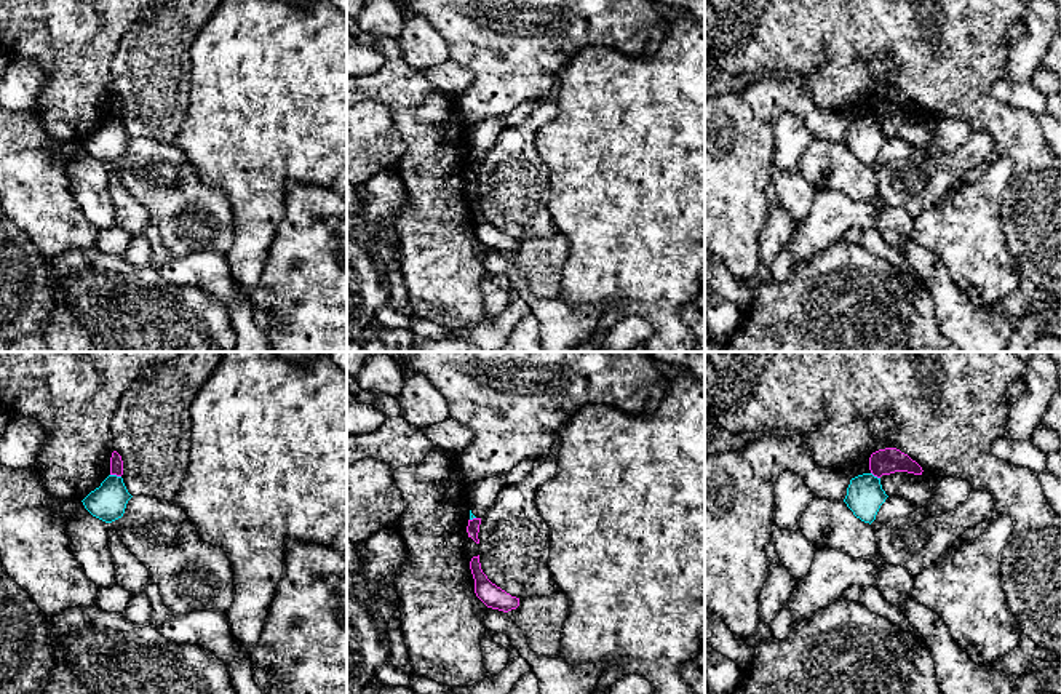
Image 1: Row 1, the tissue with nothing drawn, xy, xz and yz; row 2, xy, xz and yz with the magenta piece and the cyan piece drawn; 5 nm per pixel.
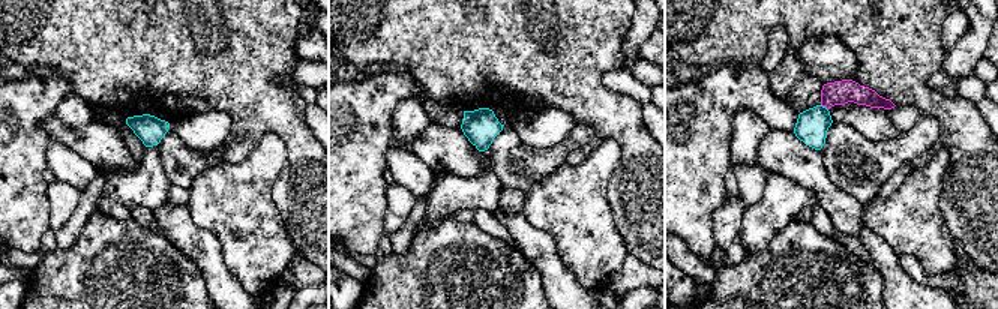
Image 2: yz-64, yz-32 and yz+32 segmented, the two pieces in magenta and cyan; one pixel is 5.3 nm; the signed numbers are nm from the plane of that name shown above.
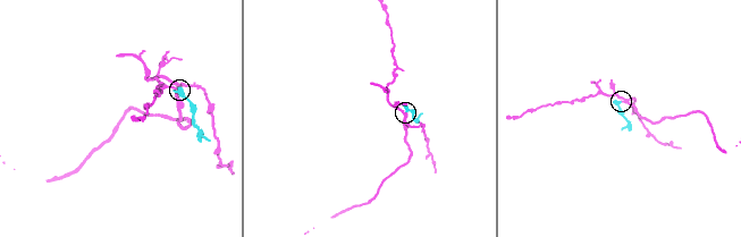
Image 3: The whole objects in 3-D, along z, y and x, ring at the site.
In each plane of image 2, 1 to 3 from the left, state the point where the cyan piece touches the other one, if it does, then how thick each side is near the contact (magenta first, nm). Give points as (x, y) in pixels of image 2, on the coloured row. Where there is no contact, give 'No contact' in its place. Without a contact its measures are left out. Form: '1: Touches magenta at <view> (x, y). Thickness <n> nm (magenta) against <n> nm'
1: No contact
2: No contact
3: Touches magenta at yz+32 (824, 105). Thickness 130 nm (magenta) against 170 nm

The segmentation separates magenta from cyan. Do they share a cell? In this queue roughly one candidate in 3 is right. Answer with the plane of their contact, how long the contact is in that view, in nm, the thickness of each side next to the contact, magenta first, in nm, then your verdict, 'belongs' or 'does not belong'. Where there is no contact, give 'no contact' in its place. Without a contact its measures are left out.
xy | 60 nm | 60/190 nm | does not belong

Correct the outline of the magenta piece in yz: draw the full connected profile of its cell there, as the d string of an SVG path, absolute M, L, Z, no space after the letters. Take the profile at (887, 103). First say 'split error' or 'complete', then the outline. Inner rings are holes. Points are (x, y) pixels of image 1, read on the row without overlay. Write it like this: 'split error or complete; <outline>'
complete; M885 90L872 94L869 99L869 112L877 120L895 114L908 114L914 117L922 117L924 114L916 102L896 90Z

